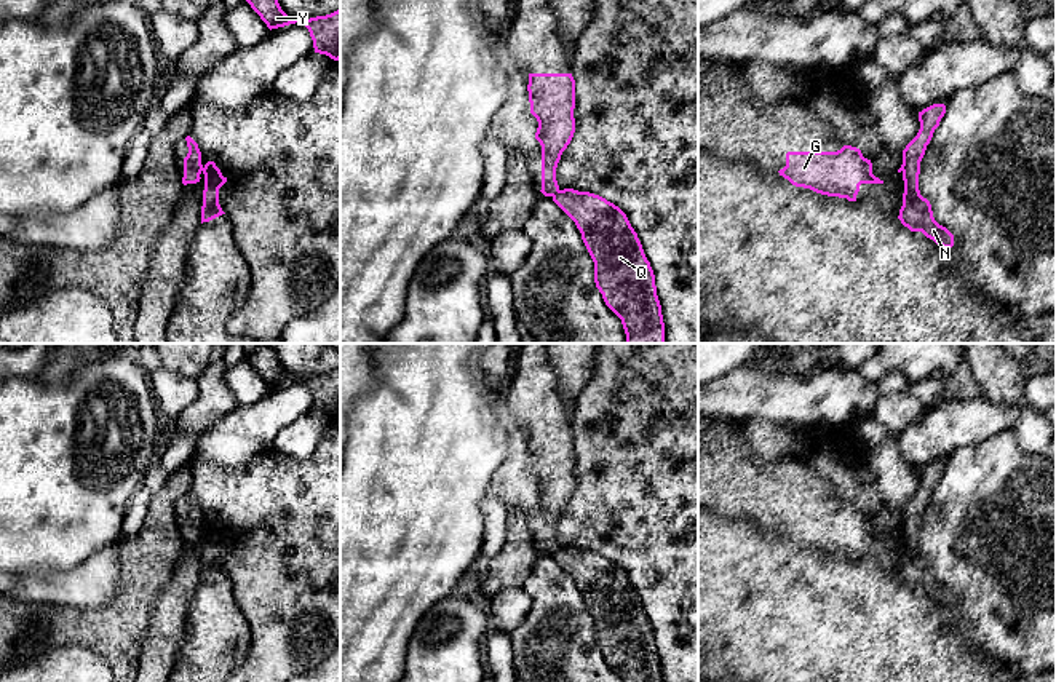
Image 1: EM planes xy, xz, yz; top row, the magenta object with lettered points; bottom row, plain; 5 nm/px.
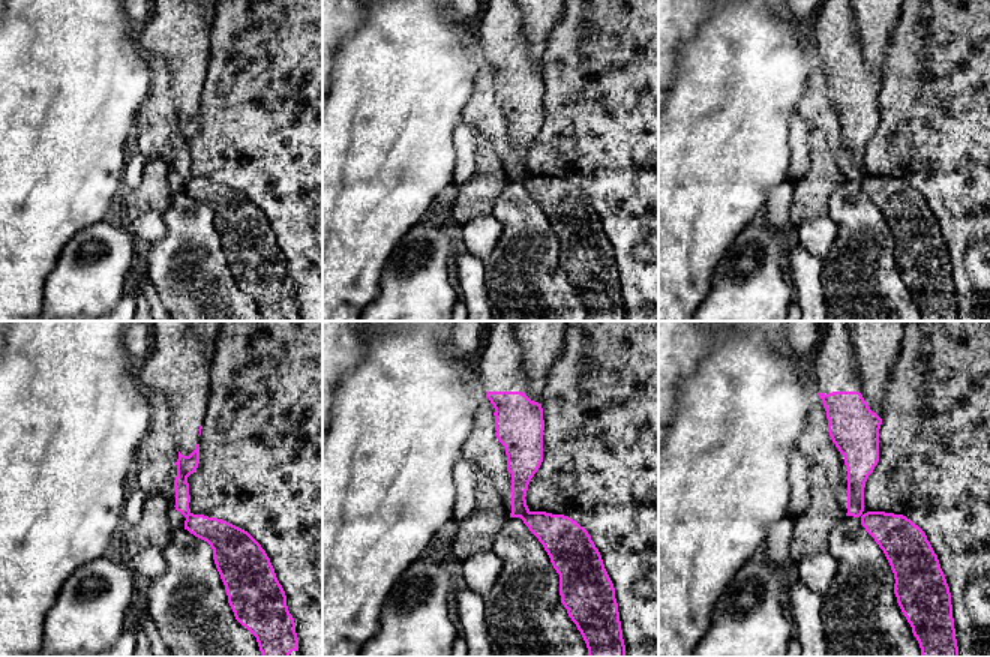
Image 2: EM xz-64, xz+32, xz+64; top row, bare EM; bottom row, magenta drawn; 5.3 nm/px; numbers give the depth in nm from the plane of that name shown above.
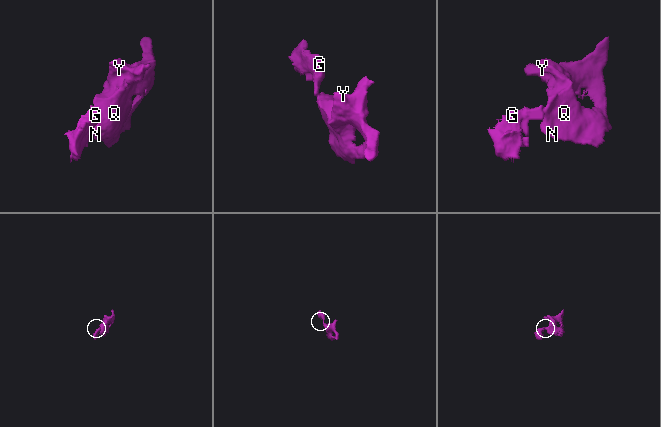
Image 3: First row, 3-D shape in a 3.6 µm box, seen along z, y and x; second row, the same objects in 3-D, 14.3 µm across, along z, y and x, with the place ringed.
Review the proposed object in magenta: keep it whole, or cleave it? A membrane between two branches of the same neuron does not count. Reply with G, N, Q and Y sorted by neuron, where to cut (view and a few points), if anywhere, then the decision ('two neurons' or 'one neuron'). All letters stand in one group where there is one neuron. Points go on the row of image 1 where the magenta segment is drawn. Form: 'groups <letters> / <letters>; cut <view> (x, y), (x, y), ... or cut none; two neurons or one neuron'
groups G / N Q Y; cut xz (559, 190), (551, 195); two neurons

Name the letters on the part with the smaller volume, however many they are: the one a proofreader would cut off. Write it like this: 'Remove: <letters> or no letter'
Remove: G

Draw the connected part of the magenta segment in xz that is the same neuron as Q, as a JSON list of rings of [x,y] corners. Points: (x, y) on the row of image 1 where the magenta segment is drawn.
[[[564,188],[553,201],[575,222],[594,262],[594,283],[621,319],[626,343],[665,343],[655,275],[626,214],[605,198]]]

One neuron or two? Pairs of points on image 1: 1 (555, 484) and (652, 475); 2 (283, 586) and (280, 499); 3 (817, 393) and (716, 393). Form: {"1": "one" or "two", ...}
{"1": "two", "2": "one", "3": "one"}

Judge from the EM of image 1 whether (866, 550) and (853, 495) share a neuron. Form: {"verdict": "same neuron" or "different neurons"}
{"verdict": "different neurons"}

